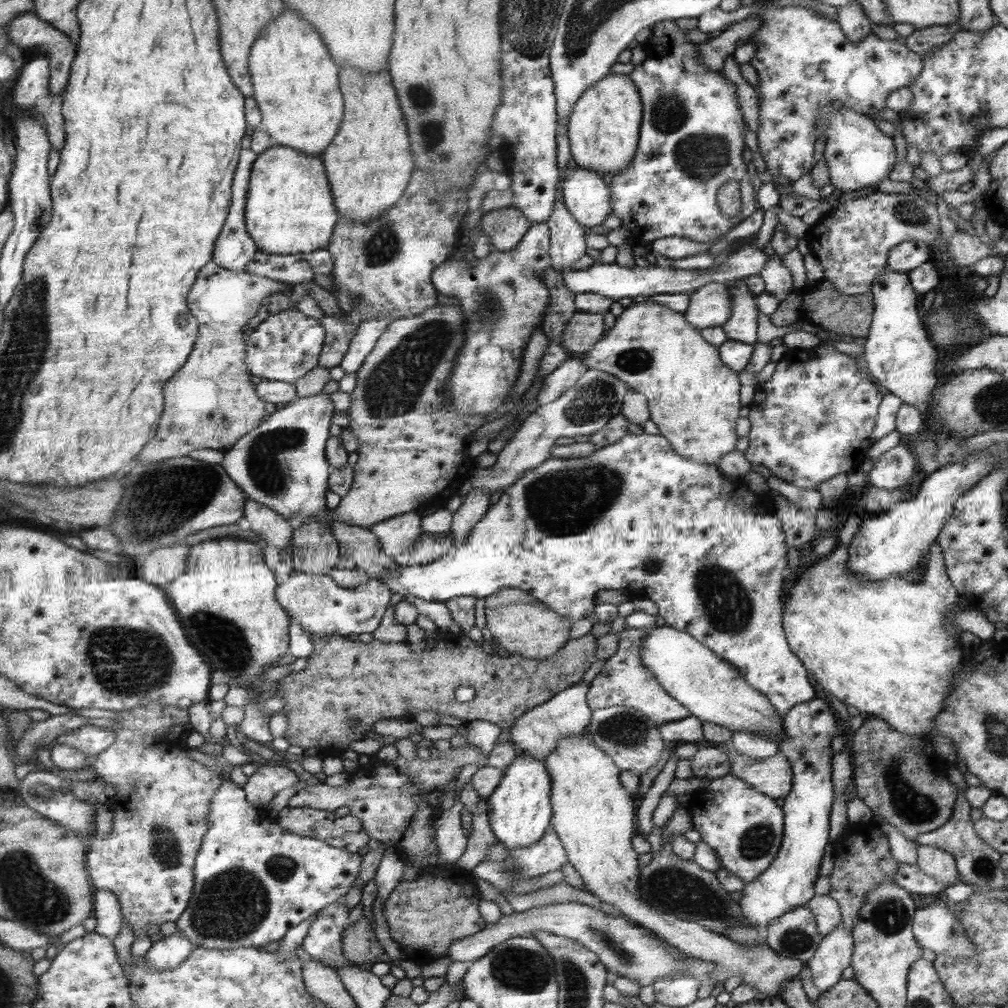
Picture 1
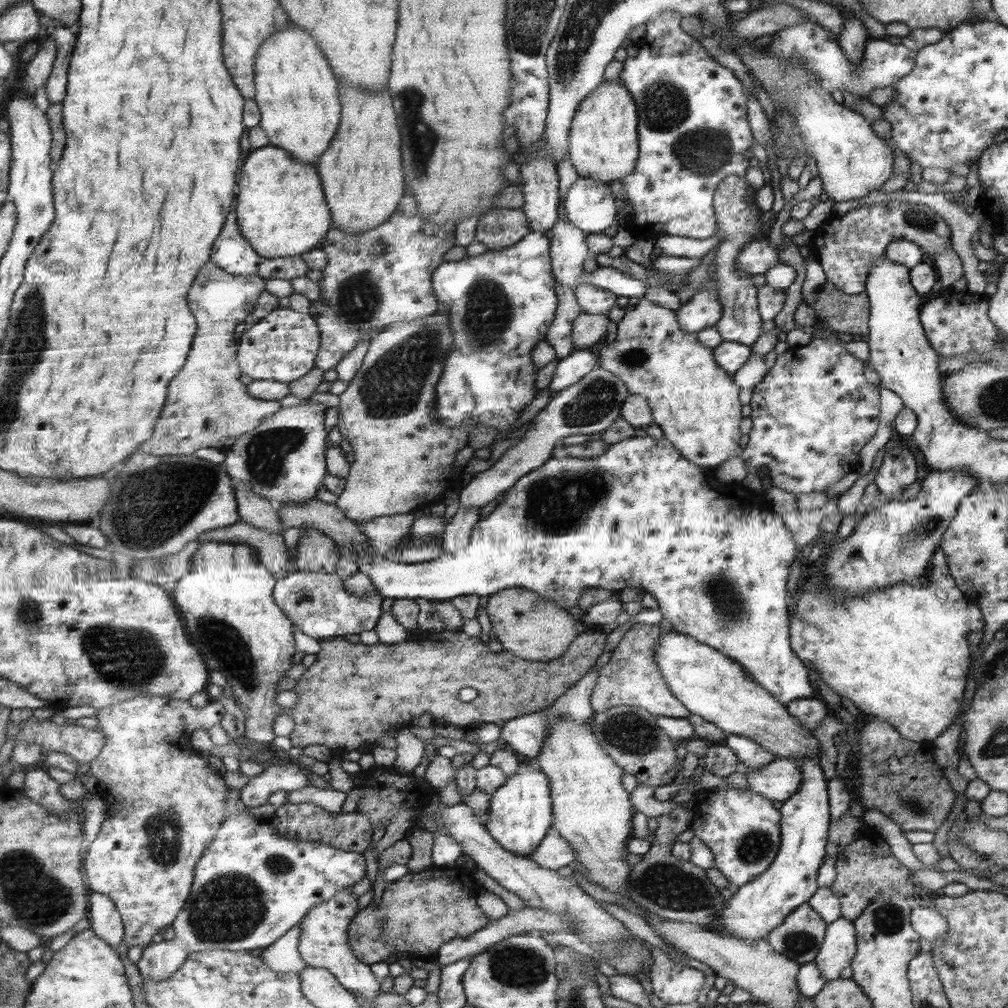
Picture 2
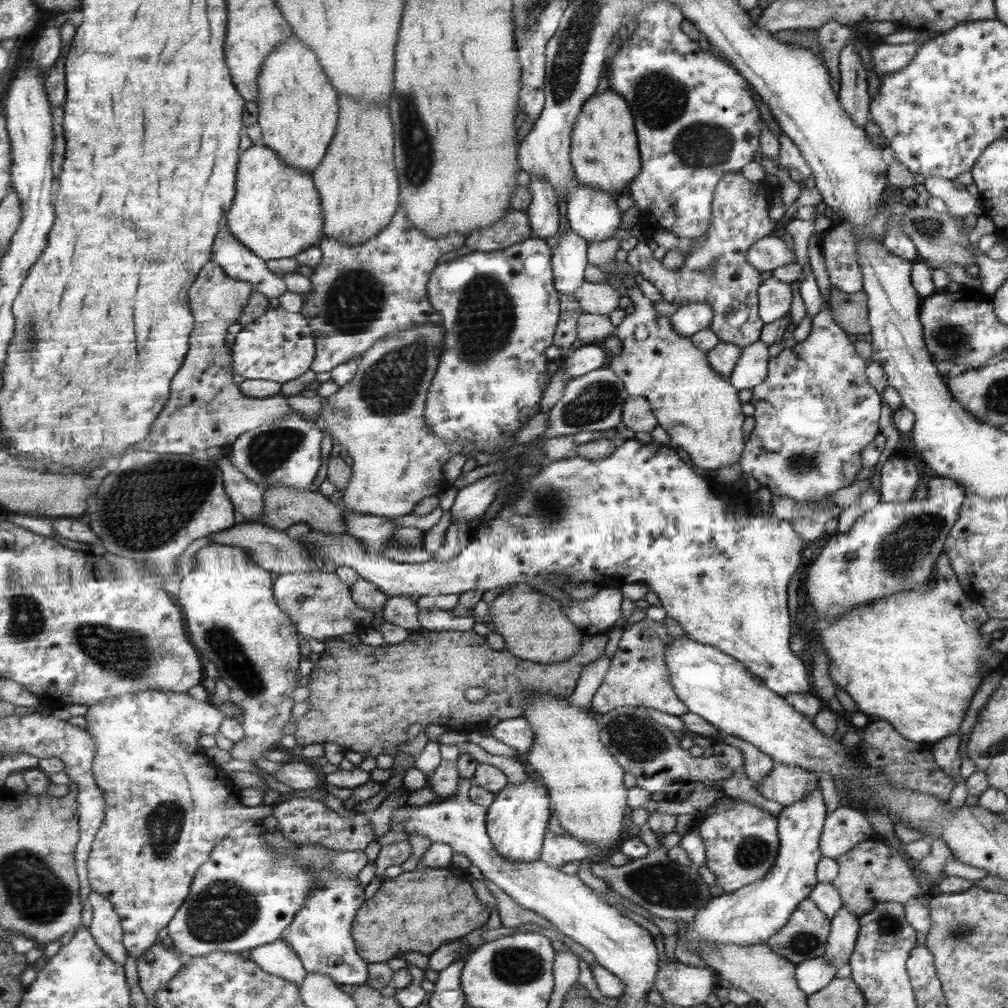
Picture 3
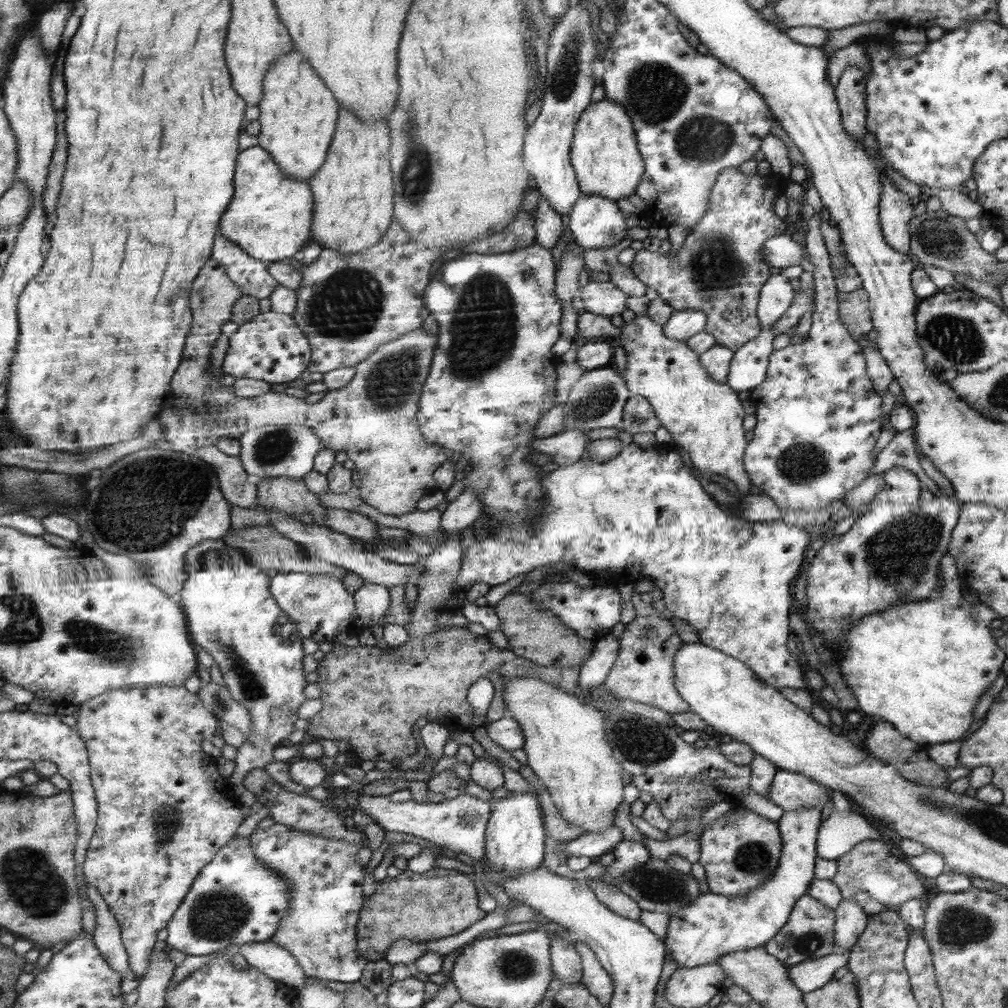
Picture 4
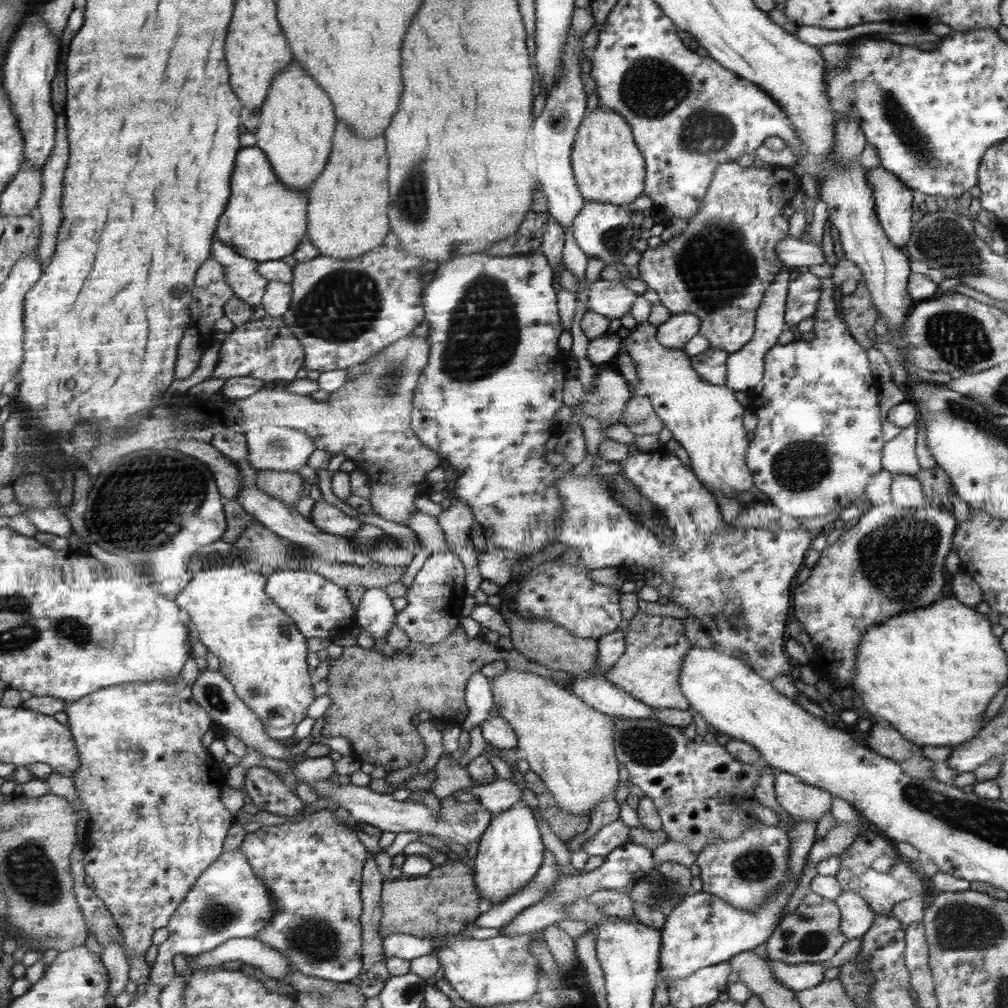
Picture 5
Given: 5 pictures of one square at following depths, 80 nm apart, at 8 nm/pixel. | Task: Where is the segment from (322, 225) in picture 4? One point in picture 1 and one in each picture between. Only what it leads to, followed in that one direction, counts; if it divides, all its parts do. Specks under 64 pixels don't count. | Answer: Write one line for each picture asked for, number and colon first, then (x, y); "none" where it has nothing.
1: (368, 164)
2: (361, 172)
3: (357, 181)

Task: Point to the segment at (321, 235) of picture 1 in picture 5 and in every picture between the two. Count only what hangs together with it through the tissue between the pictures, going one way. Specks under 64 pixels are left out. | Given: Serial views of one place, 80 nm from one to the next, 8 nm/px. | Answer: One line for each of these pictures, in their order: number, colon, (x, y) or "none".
2: (281, 211)
3: (276, 213)
4: (270, 216)
5: (265, 220)

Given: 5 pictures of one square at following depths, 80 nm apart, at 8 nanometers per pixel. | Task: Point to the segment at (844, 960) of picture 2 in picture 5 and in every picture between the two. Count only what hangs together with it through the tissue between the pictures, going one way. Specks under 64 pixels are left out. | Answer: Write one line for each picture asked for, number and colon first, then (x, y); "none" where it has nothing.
3: (844, 926)
4: (850, 919)
5: (856, 917)

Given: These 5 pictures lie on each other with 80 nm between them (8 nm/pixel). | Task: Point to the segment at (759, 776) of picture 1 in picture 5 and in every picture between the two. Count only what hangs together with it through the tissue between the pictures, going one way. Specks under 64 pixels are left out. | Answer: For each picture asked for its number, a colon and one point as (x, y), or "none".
2: (780, 779)
3: (786, 784)
4: (790, 791)
5: (803, 802)

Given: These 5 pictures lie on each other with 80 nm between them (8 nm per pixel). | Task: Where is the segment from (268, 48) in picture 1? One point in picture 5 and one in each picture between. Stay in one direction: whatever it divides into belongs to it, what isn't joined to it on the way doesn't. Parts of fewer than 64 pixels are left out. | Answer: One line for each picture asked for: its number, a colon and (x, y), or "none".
2: (296, 95)
3: (297, 108)
4: (297, 113)
5: (296, 121)

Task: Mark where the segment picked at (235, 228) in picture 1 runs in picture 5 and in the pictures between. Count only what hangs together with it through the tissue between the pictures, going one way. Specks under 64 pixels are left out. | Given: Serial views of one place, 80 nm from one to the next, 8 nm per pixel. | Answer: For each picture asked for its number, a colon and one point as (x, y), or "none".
2: (232, 251)
3: (239, 262)
4: (251, 276)
5: (242, 274)

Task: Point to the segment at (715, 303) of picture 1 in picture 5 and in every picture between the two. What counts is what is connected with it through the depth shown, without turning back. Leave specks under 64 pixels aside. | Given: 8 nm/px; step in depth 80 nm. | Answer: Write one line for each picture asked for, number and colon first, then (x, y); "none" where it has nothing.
2: (701, 311)
3: (689, 319)
4: (682, 324)
5: (679, 328)

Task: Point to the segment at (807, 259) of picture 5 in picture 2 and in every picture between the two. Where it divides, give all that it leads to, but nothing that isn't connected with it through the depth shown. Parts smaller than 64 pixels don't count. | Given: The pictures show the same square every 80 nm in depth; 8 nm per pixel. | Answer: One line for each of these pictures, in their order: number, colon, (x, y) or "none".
2: (757, 257)
3: (770, 252)
4: (781, 251)

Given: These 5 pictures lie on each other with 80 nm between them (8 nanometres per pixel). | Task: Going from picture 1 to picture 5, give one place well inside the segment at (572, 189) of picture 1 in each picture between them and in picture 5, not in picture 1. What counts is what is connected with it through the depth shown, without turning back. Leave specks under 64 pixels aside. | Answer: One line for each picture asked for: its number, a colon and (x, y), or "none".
2: (589, 206)
3: (592, 214)
4: (595, 222)
5: (602, 231)

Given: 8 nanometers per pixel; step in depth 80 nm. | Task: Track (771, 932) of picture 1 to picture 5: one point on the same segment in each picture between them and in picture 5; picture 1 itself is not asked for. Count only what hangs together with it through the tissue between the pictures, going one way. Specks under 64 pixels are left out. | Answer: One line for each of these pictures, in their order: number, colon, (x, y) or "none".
2: (799, 937)
3: (805, 935)
4: (807, 934)
5: (811, 933)

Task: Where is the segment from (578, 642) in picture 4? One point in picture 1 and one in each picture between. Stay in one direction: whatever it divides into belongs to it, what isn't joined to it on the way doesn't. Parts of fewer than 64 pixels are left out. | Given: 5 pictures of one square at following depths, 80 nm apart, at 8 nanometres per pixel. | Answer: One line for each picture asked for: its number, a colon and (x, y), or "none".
1: (521, 625)
2: (528, 626)
3: (533, 627)

